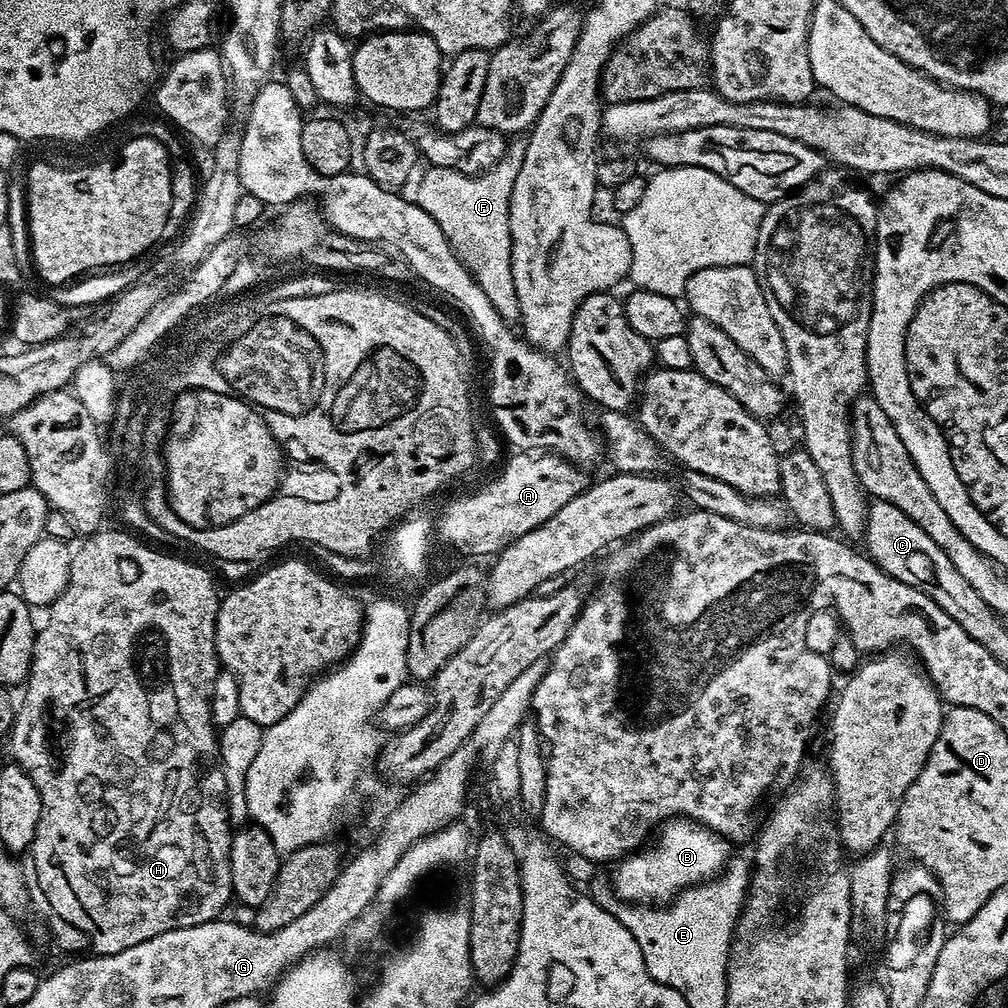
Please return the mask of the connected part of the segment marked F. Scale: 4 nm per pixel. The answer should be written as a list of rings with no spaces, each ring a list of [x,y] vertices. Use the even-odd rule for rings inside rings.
[[[509,143],[502,160],[491,170],[478,176],[464,176],[448,167],[429,167],[418,184],[415,203],[426,210],[439,224],[443,236],[453,251],[472,273],[486,293],[486,298],[498,311],[502,322],[515,327],[520,320],[517,288],[512,272],[512,239],[510,238],[509,208],[514,179],[525,157],[525,143]]]

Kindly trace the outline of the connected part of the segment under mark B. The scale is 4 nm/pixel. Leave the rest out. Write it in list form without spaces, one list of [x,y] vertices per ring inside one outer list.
[[[683,818],[667,821],[655,840],[653,848],[648,846],[637,850],[615,865],[616,873],[611,883],[616,883],[628,895],[625,897],[639,898],[644,902],[671,901],[685,888],[695,888],[697,884],[719,876],[730,859],[729,841],[701,824],[693,824]]]

